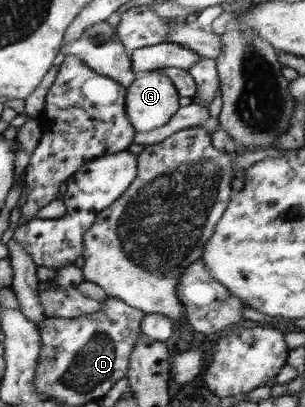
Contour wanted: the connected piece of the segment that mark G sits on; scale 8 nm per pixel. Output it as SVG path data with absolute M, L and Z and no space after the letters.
M160 71L139 75L127 87L126 115L138 133L166 125L179 107L178 90Z

